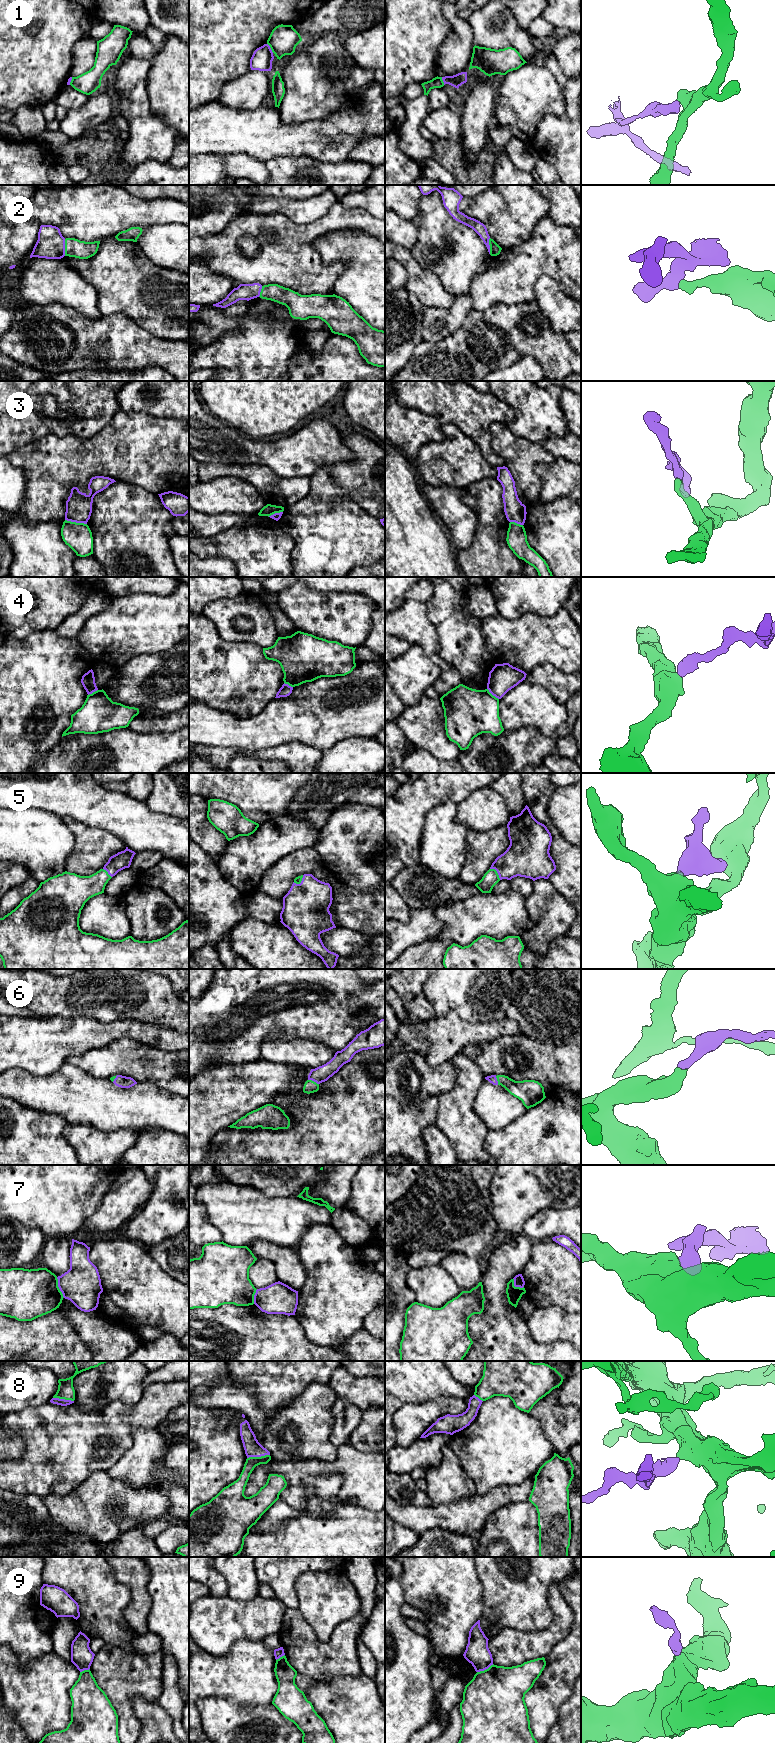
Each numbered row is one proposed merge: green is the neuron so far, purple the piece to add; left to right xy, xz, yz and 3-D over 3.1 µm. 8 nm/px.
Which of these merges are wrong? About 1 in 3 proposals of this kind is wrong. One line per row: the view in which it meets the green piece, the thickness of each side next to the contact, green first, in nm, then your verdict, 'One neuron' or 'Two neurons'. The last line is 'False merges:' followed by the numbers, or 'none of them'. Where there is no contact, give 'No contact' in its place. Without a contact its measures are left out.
1: Touches green in xz. Thickness 220 nm (green) against 170 nm. Two neurons
2: Touches green in xy. Thickness 140 nm (green) against 220 nm. Two neurons
3: Touches green in xy. Thickness 220 nm (green) against 200 nm. Two neurons
4: Touches green in yz. Thickness 380 nm (green) against 220 nm. Two neurons
5: Touches green in yz. Thickness 120 nm (green) against 300 nm. One neuron
6: Touches green in xz. Thickness 100 nm (green) against 130 nm. One neuron
7: Touches green in xy. Thickness 400 nm (green) against 320 nm. Two neurons
8: Touches green in xz. Thickness 150 nm (green) against 140 nm. One neuron
9: Touches green in yz. Thickness 480 nm (green) against 200 nm. Two neurons
False merges: 1, 2, 3, 4, 7, 9

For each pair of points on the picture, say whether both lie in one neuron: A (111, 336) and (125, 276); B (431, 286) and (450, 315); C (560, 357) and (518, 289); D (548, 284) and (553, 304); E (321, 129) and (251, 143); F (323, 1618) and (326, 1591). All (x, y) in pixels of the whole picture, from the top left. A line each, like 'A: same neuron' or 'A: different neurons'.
A: different neurons
B: different neurons
C: different neurons
D: same neuron
E: same neuron
F: same neuron

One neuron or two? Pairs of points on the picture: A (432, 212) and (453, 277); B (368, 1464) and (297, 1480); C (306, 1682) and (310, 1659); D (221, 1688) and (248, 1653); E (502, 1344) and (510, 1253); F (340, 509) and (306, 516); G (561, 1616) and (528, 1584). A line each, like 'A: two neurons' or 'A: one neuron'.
A: one neuron
B: one neuron
C: two neurons
D: one neuron
E: one neuron
F: one neuron
G: two neurons

